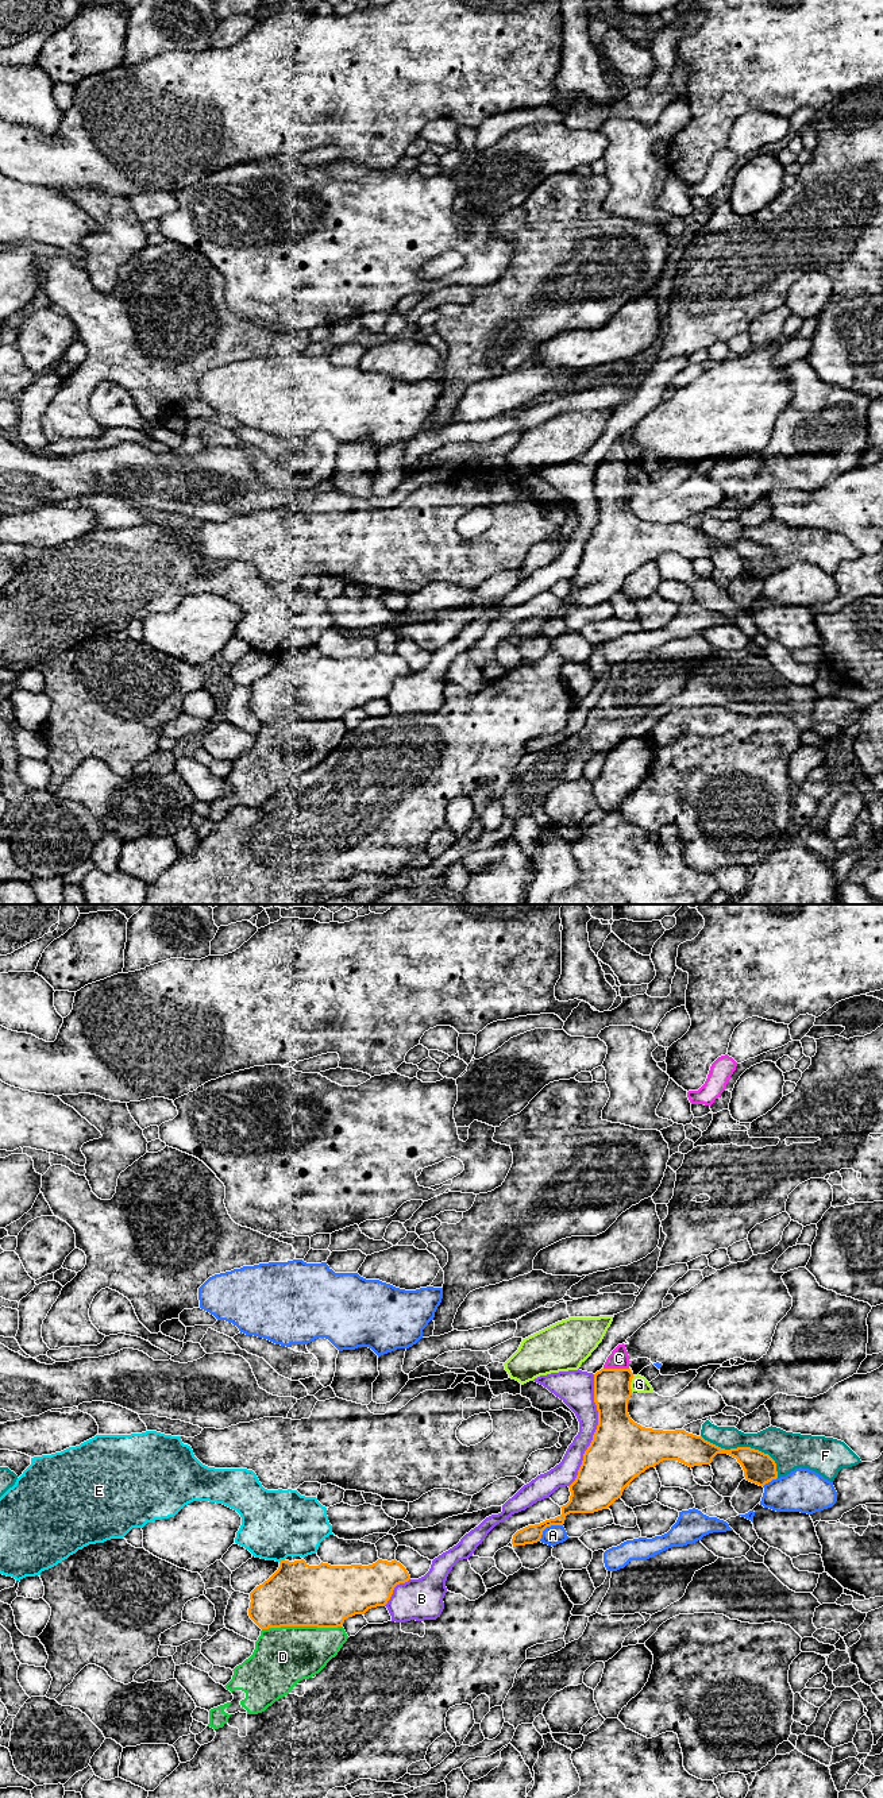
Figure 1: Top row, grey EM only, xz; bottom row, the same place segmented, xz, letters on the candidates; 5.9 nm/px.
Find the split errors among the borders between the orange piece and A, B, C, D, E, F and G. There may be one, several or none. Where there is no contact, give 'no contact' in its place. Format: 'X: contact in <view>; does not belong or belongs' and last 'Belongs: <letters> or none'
A: contact in xz; does not belong
B: contact in xz; does not belong
C: contact in xz; belongs
D: contact in xz; does not belong
E: contact in xz; does not belong
F: contact in xz; does not belong
G: contact in xz; does not belong
Belongs: C

